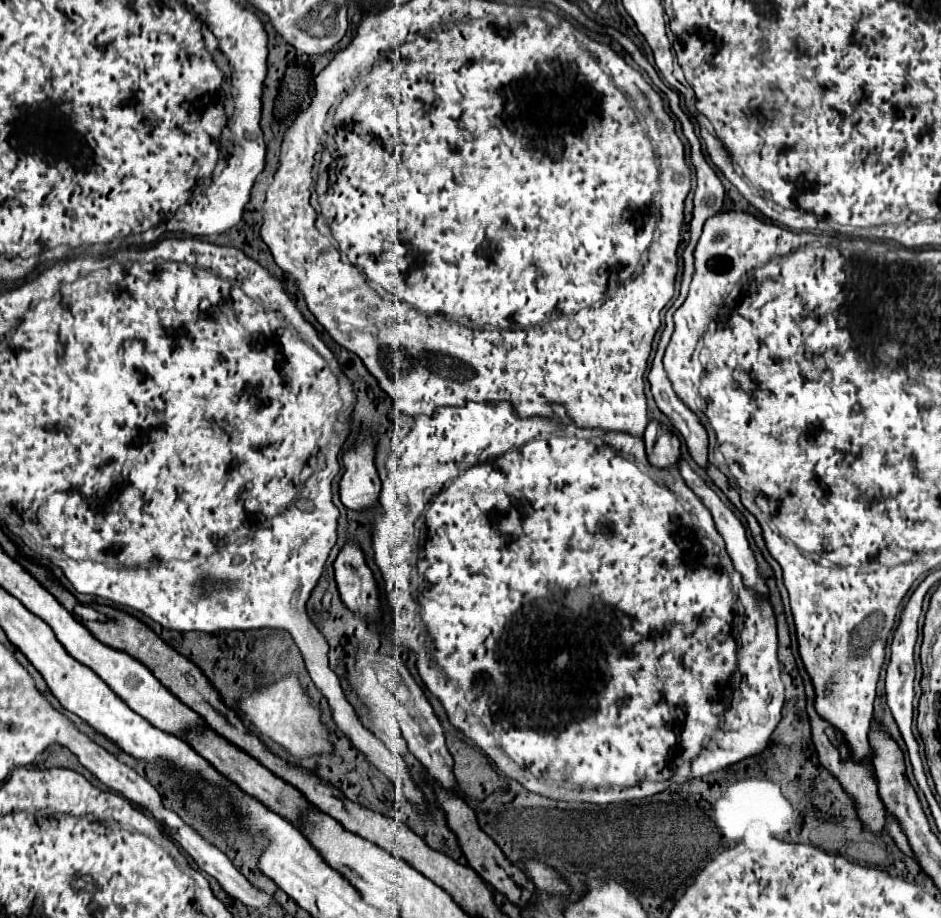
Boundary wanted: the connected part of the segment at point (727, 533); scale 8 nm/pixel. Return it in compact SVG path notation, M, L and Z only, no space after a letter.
M685 457L679 459L679 469L681 469L681 475L683 475L685 483L703 499L703 503L707 503L707 509L711 511L711 515L713 515L713 519L715 519L715 527L719 527L719 533L723 535L723 539L725 539L725 543L727 543L727 553L729 553L729 557L733 559L735 569L745 577L747 587L751 587L751 589L755 589L755 591L767 595L767 587L765 587L763 579L759 577L759 573L757 573L757 563L755 563L755 557L753 557L753 551L751 551L751 547L749 547L749 541L747 541L747 535L745 535L745 527L741 525L741 521L739 521L739 519L735 517L735 513L721 501L721 497L705 483L705 479L701 479L701 477L691 469L691 465L687 463Z

